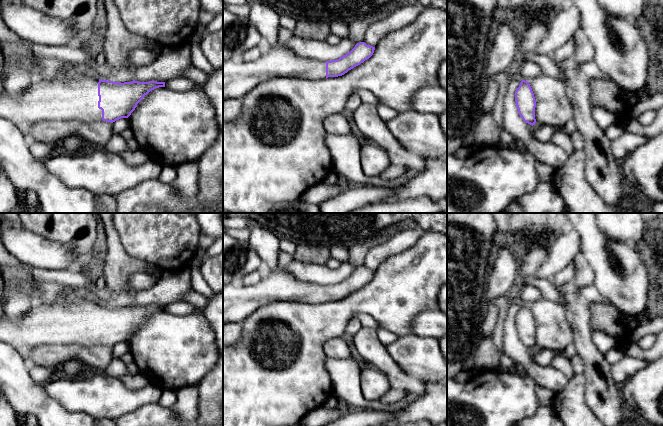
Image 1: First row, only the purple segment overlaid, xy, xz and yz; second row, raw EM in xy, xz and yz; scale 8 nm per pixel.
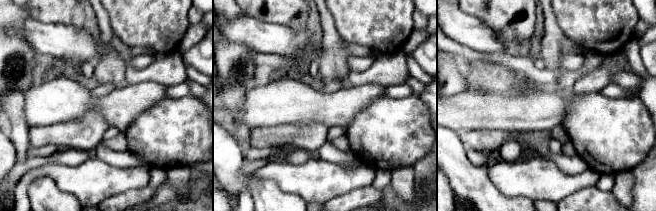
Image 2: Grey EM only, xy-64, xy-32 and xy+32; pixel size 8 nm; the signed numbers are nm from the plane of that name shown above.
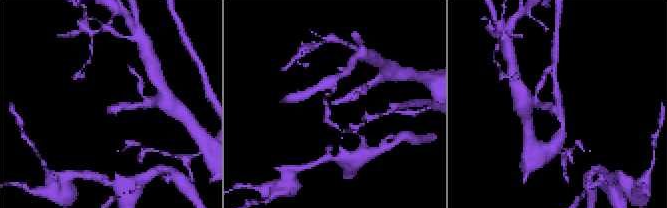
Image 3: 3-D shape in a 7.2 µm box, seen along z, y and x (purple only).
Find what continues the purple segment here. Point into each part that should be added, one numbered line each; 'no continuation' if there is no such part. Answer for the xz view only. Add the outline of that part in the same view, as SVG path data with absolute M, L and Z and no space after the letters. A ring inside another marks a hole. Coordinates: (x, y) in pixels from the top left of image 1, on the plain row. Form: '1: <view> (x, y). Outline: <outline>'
1: xz (239, 301). Outline: M277 268L265 272L260 282L252 286L244 286L241 283L223 284L223 324L242 323L259 307L274 301L311 304L326 302L326 285L300 281L288 272Z

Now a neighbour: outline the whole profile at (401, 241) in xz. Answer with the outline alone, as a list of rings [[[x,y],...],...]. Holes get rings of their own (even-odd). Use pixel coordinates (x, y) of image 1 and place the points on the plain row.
[[[417,229],[398,231],[383,244],[371,248],[365,256],[363,266],[375,271],[387,258],[410,249],[421,235]]]

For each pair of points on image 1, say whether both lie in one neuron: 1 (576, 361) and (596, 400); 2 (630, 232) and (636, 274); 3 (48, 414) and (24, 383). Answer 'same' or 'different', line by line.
1: different
2: different
3: same

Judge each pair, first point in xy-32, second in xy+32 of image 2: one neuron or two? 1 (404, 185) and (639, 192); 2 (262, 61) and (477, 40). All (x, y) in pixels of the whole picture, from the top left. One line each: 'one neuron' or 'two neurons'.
1: two neurons
2: two neurons

